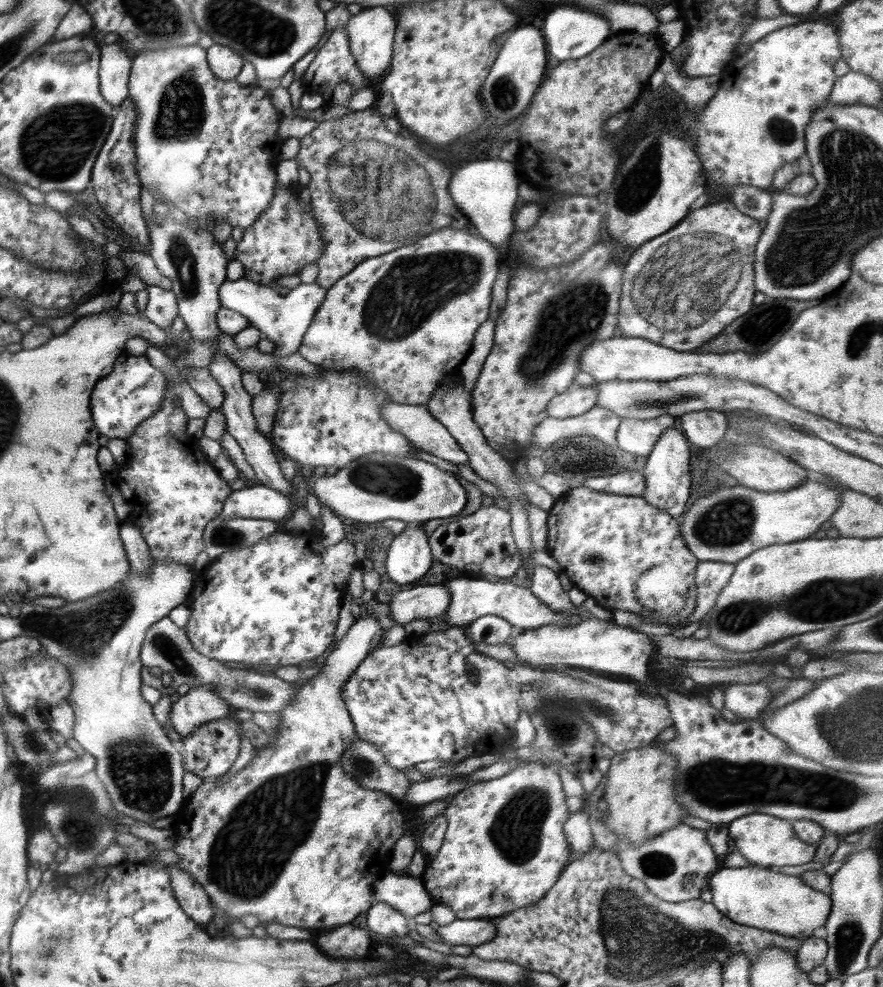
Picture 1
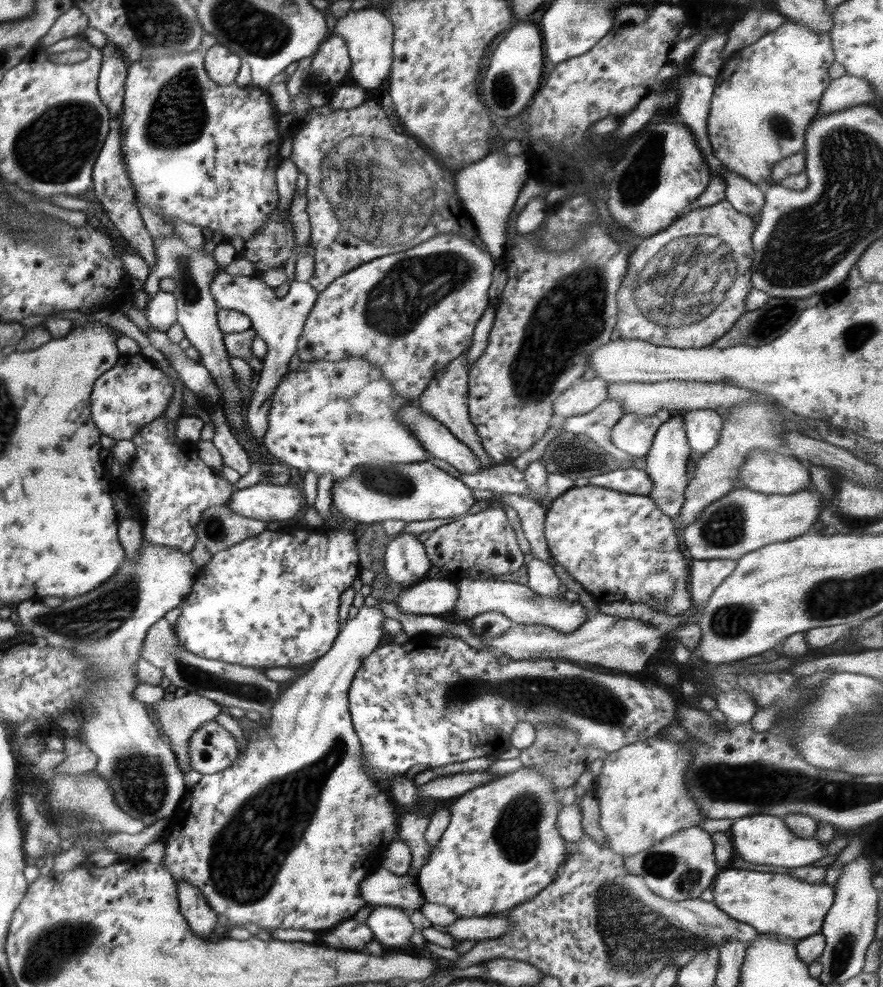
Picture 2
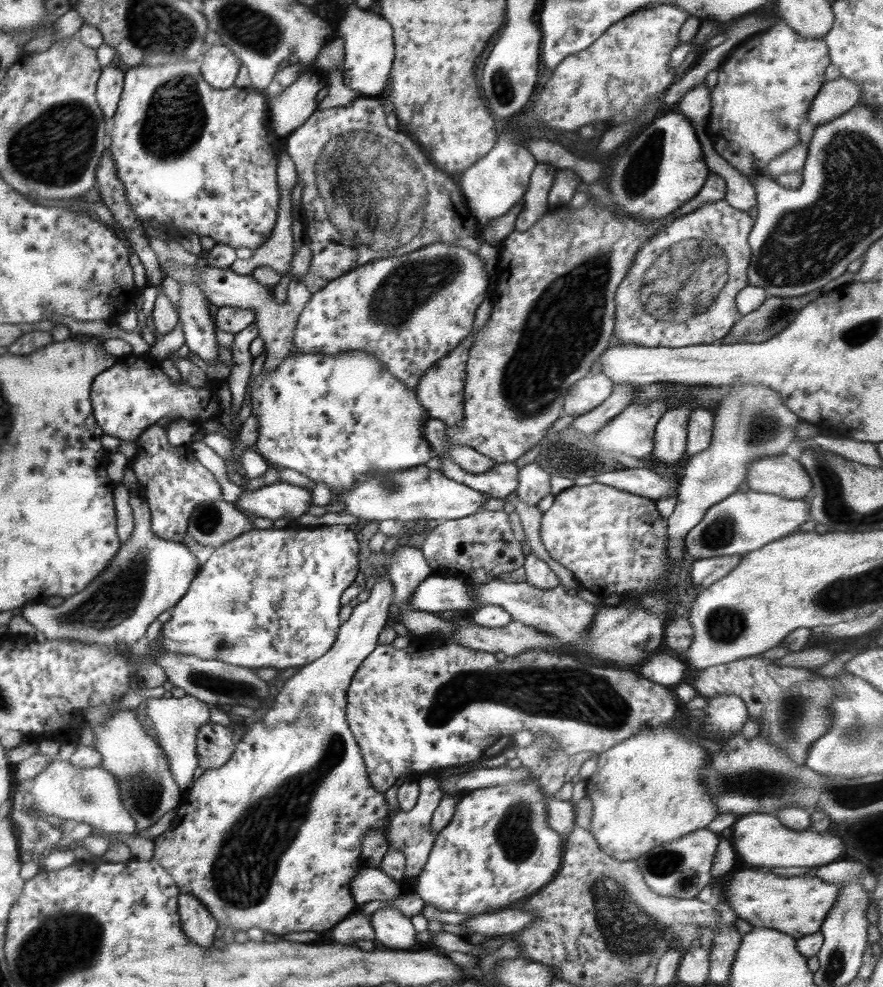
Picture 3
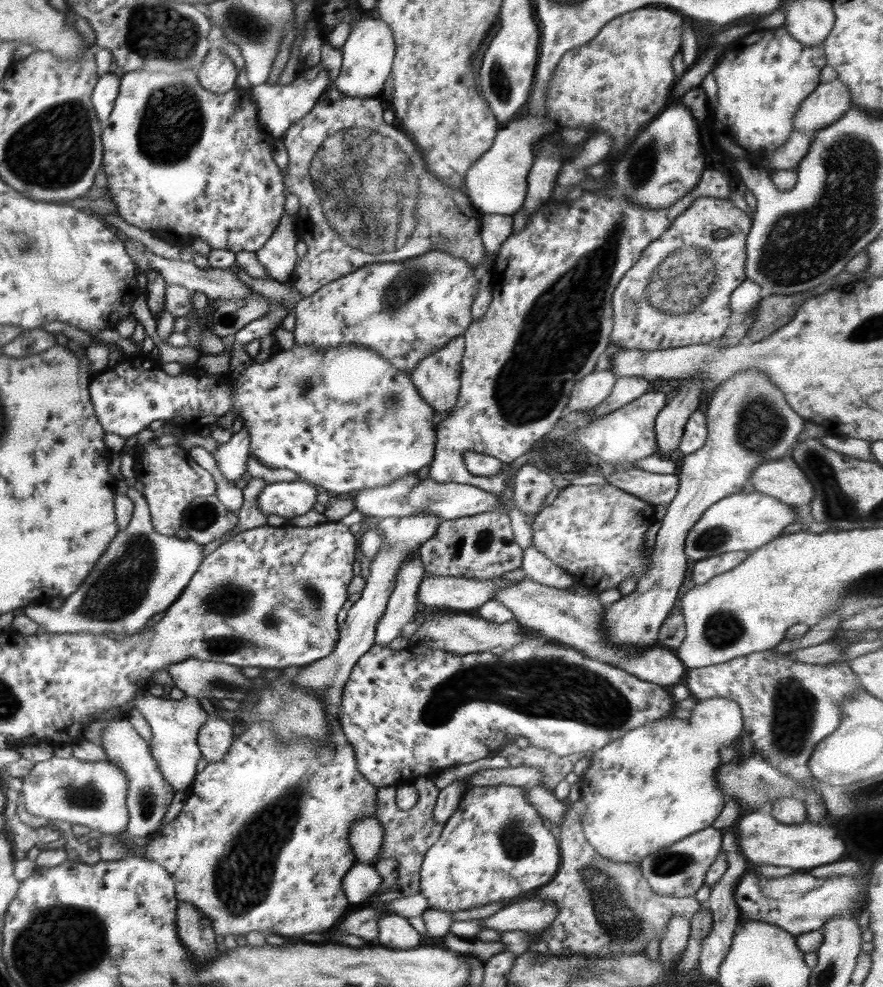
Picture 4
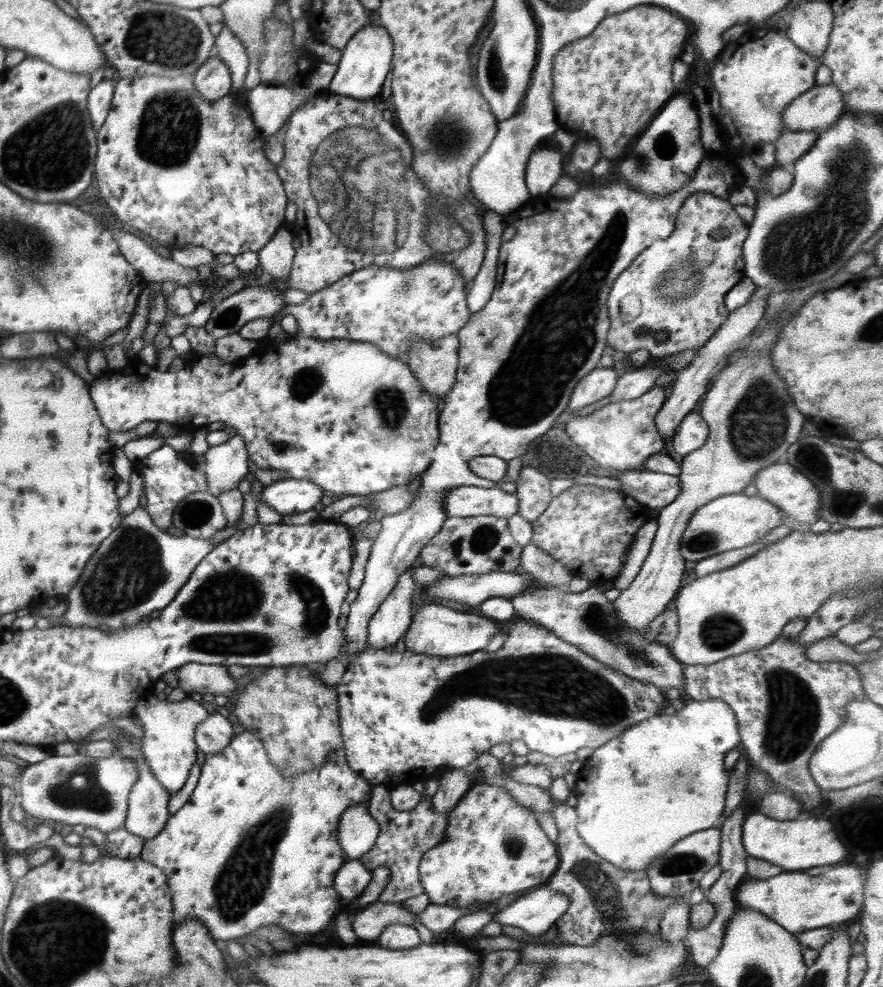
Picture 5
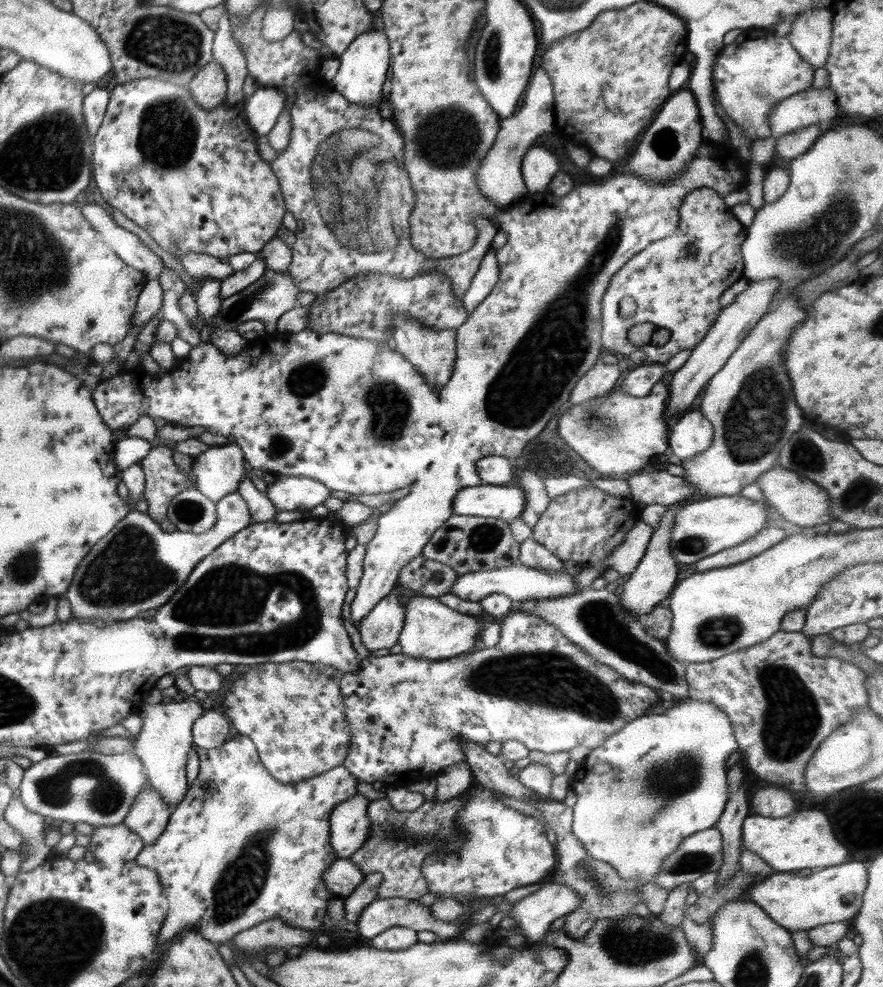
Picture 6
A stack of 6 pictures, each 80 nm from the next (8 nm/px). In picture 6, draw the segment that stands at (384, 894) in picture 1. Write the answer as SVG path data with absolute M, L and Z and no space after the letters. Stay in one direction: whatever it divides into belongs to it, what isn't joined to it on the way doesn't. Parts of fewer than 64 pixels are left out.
M337 858L325 870L323 879L334 896L346 899L363 882L365 874L350 859Z

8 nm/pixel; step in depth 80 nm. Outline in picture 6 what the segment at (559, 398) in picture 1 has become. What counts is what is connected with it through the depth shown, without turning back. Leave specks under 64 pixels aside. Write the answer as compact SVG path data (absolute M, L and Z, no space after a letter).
M597 361L575 384L567 400L567 405L576 406L608 394L616 386L620 375L618 365Z

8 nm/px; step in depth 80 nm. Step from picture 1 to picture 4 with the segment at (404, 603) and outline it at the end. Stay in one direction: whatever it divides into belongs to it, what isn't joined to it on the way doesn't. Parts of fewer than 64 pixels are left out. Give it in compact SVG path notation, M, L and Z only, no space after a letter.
M427 574L419 584L417 597L429 610L449 609L467 612L488 602L498 589L512 584L514 583L500 576L480 580Z

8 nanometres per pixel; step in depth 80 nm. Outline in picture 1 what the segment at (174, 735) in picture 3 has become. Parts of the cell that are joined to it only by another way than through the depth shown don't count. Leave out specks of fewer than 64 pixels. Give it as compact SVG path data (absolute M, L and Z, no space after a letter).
M198 686L172 703L169 720L177 734L187 737L198 726L233 715L233 708L214 692L214 686Z

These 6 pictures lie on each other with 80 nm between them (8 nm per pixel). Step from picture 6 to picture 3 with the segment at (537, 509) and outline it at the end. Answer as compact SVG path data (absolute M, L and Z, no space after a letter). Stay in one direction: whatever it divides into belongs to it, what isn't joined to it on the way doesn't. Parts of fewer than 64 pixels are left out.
M536 462L519 467L517 496L529 505L537 505L551 494L551 476Z

